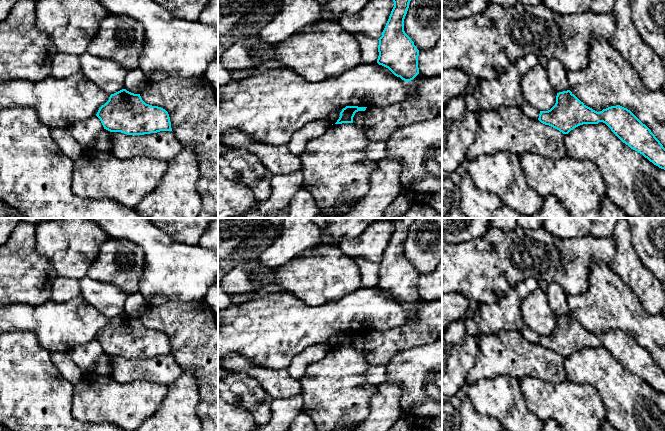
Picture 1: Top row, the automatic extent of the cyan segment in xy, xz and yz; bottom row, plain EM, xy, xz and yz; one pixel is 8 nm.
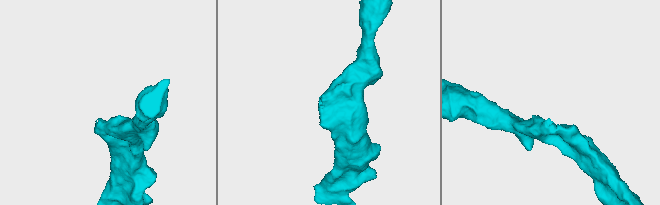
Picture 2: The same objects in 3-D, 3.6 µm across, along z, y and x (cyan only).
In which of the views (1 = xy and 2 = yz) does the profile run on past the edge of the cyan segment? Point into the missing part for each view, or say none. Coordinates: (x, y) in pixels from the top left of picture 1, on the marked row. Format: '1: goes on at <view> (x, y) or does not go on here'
1: does not go on here
2: does not go on here

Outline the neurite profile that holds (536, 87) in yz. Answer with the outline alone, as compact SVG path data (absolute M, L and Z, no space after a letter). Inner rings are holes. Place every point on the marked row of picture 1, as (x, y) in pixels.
M541 64L523 75L520 87L526 103L540 111L548 111L556 103L557 92L551 85L546 67Z

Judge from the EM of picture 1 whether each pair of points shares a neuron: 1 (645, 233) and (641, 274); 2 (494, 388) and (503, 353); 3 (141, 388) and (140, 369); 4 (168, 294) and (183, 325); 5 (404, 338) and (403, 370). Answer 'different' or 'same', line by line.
1: different
2: different
3: different
4: different
5: different

